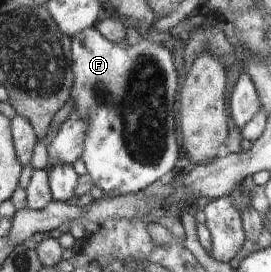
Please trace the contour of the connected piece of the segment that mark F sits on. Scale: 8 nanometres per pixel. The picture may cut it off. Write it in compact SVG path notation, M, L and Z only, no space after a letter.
M95 27L83 29L81 33L71 38L72 72L74 73L74 84L71 96L77 101L75 110L81 110L86 115L86 134L84 139L84 150L82 151L83 163L89 173L94 185L100 187L105 195L121 195L125 193L134 194L145 188L151 187L161 181L166 180L174 167L182 162L182 150L180 145L179 129L177 128L177 102L175 101L175 91L177 91L177 72L173 66L173 57L167 48L161 43L148 41L139 38L135 45L127 44L127 39L119 43L110 42L105 39Z

